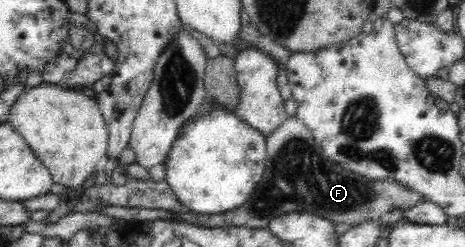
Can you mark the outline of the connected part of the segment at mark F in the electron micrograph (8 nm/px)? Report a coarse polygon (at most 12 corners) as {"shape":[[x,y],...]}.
{"shape":[[295,117],[266,136],[254,195],[170,219],[266,228],[290,212],[357,226],[427,197],[353,173]]}

